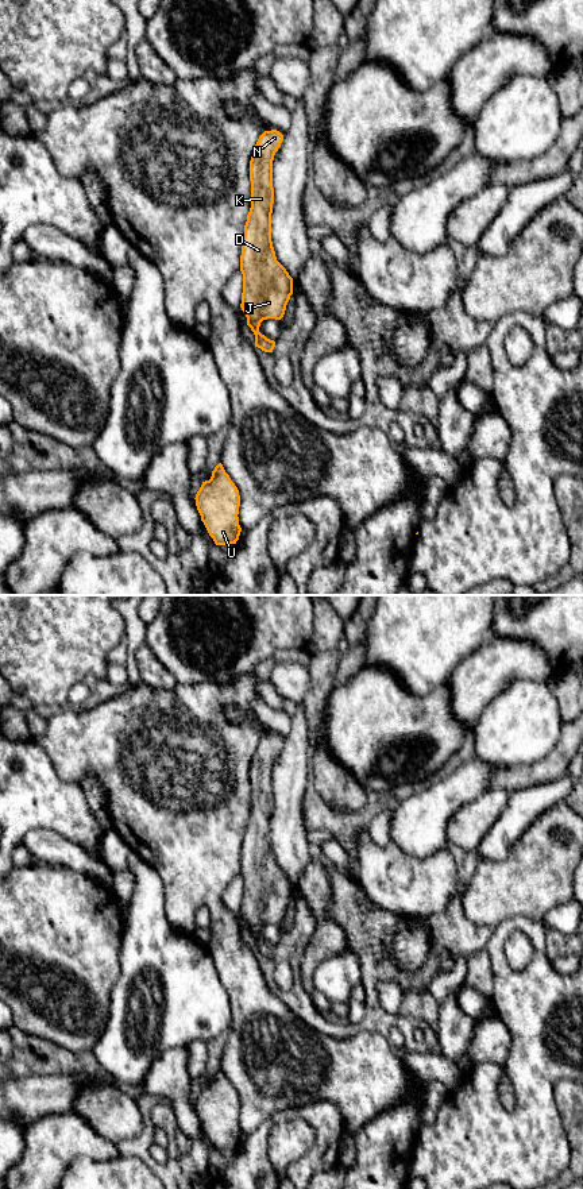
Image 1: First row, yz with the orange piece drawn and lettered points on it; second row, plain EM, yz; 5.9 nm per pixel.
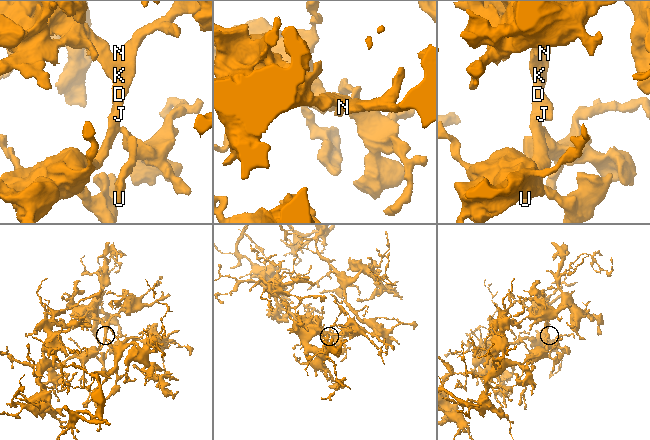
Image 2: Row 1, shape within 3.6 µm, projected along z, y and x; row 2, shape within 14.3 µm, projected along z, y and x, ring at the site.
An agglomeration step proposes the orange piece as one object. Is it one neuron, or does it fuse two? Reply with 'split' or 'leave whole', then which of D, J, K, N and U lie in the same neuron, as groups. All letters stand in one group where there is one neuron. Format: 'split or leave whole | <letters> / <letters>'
leave whole | D J K N U

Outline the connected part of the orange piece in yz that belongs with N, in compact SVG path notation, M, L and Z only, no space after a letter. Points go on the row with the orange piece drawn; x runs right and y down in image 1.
M271 130L265 131L255 144L250 161L251 208L240 255L240 308L255 335L255 347L265 352L273 352L275 341L259 332L260 323L267 319L281 320L293 294L293 278L277 260L271 242L273 161L282 140L283 135Z

